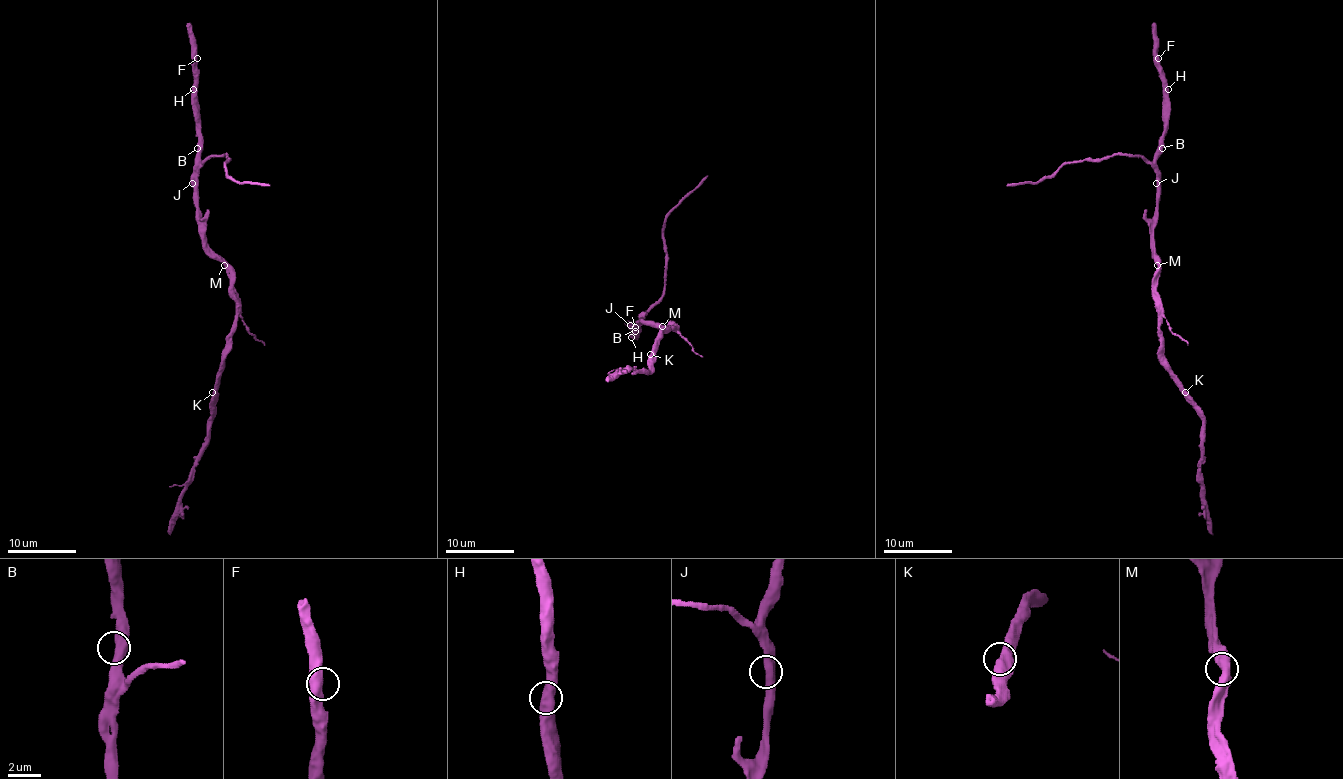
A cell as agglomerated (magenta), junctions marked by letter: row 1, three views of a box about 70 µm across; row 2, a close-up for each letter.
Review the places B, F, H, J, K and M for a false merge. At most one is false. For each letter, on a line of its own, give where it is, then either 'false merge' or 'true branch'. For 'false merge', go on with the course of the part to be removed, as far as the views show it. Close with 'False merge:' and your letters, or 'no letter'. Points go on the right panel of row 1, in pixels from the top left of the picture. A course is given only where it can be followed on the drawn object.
B: place (1162, 148); true branch
F: place (1158, 58); true branch
H: place (1168, 89); true branch
J: place (1156, 183); true branch
K: place (1185, 392); true branch
M: place (1157, 265); true branch
False merge: no letter

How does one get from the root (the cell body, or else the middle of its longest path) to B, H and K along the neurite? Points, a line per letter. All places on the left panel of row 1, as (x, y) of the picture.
B: (231, 270), (209, 246), (205, 237), (197, 194), (197, 148)
H: (231, 270), (209, 246), (198, 208), (197, 92), (193, 89)
K: (231, 270), (231, 288), (236, 293), (236, 329), (231, 338), (231, 350), (224, 358), (219, 386), (212, 392)

